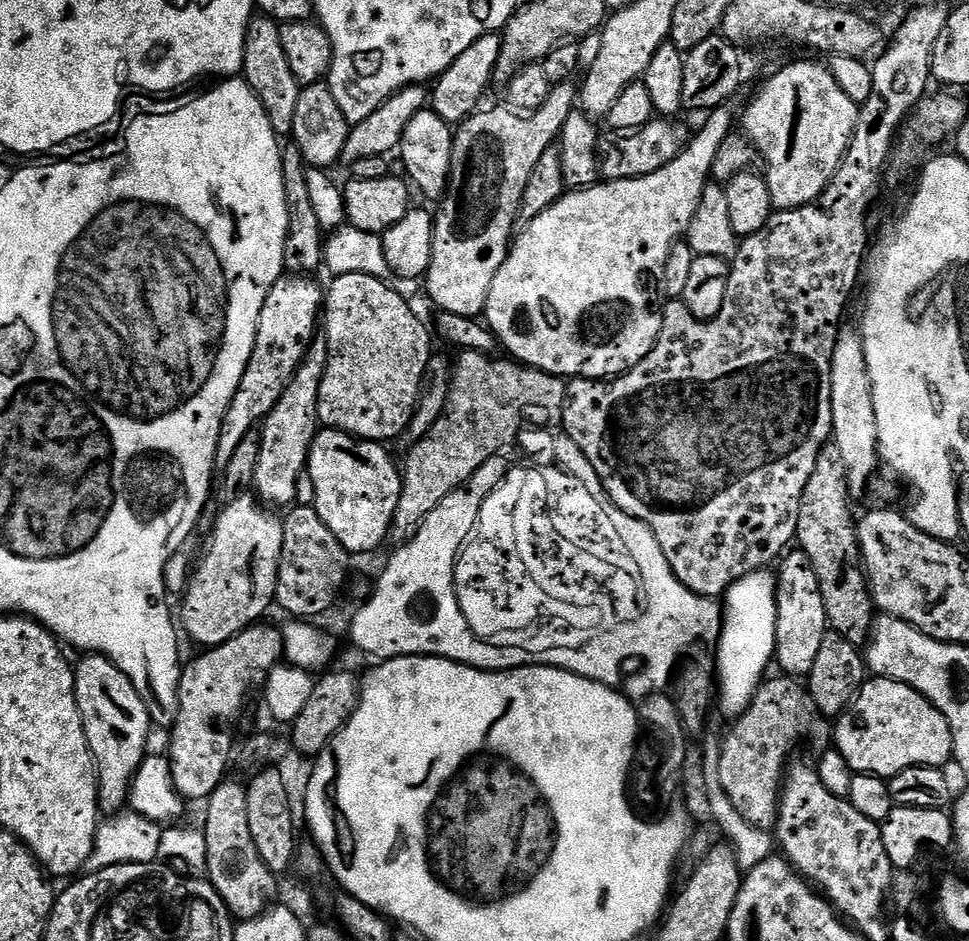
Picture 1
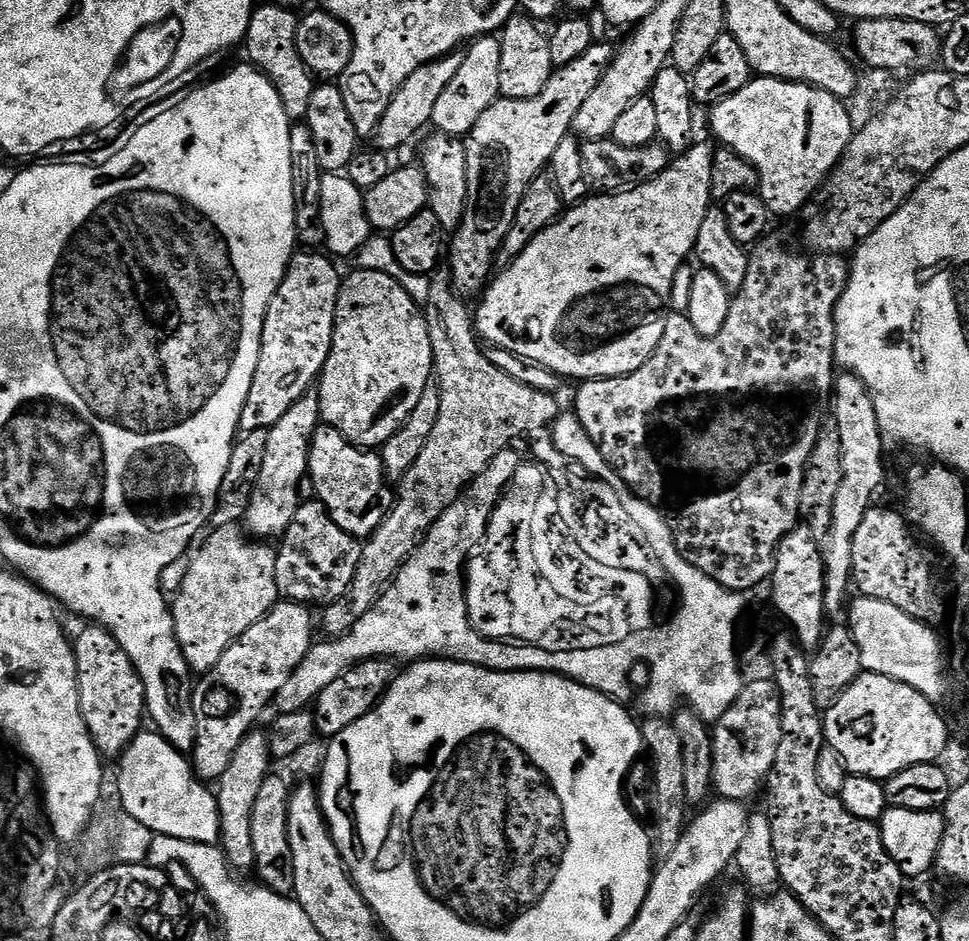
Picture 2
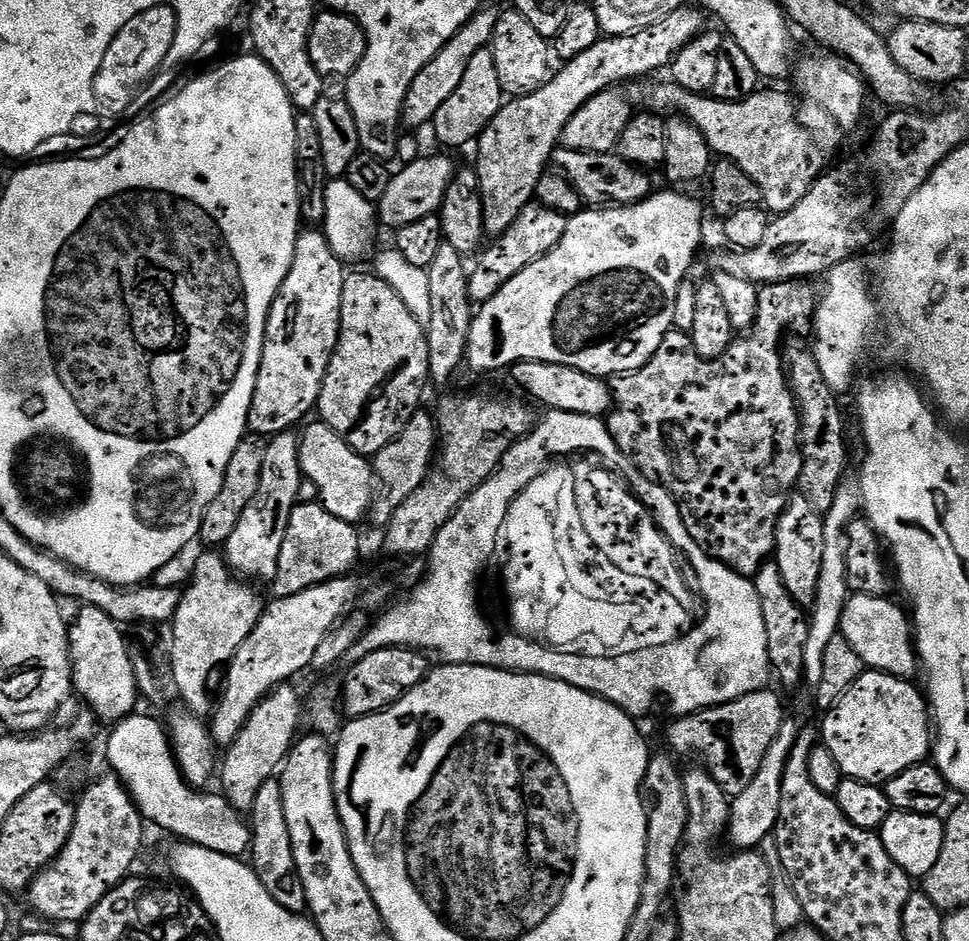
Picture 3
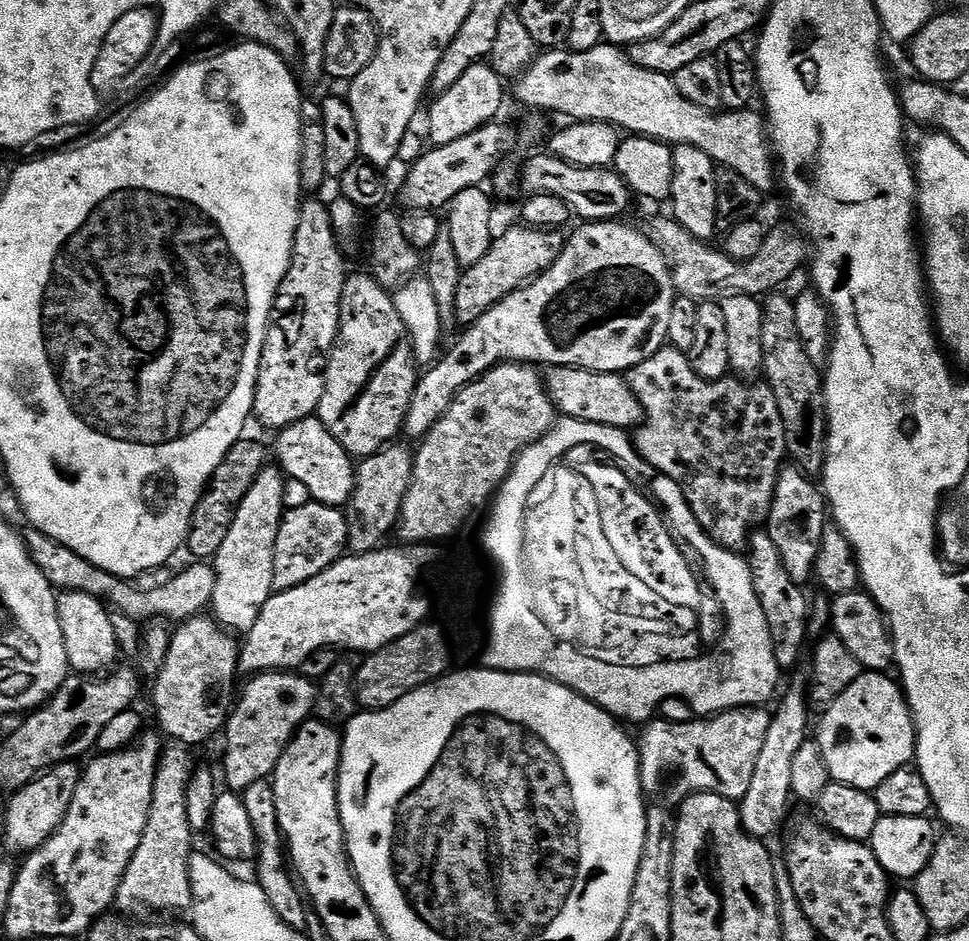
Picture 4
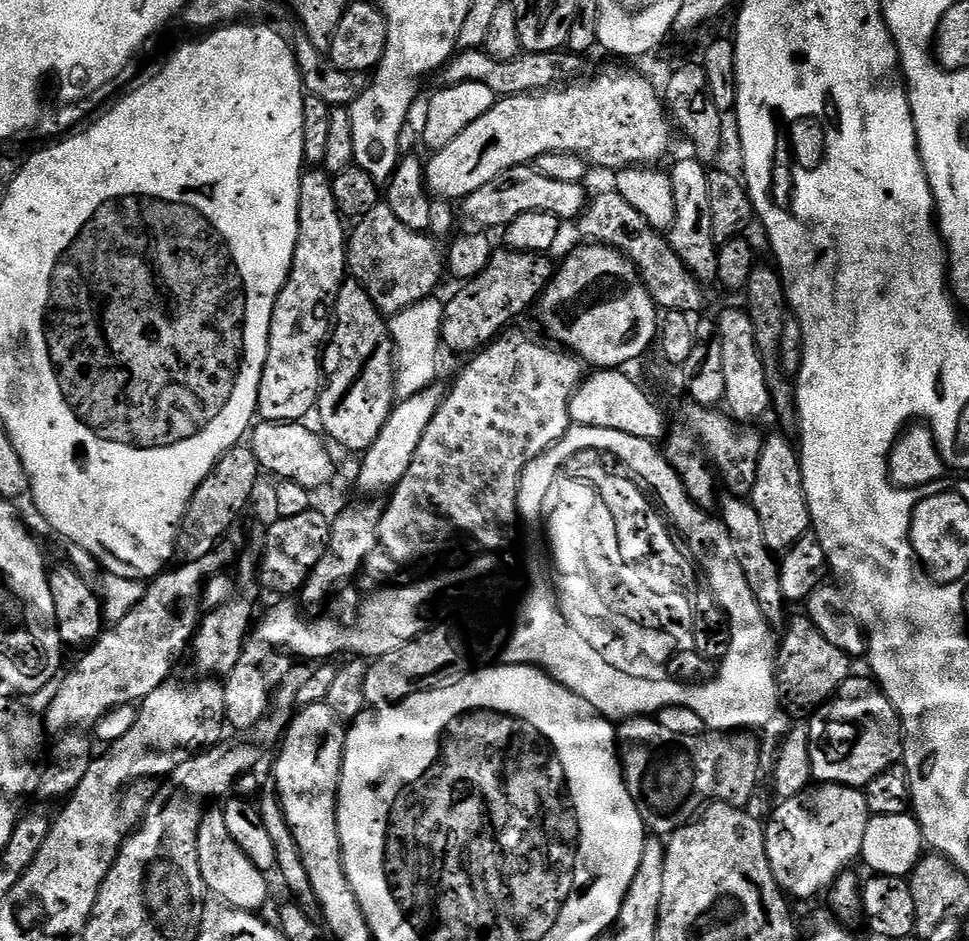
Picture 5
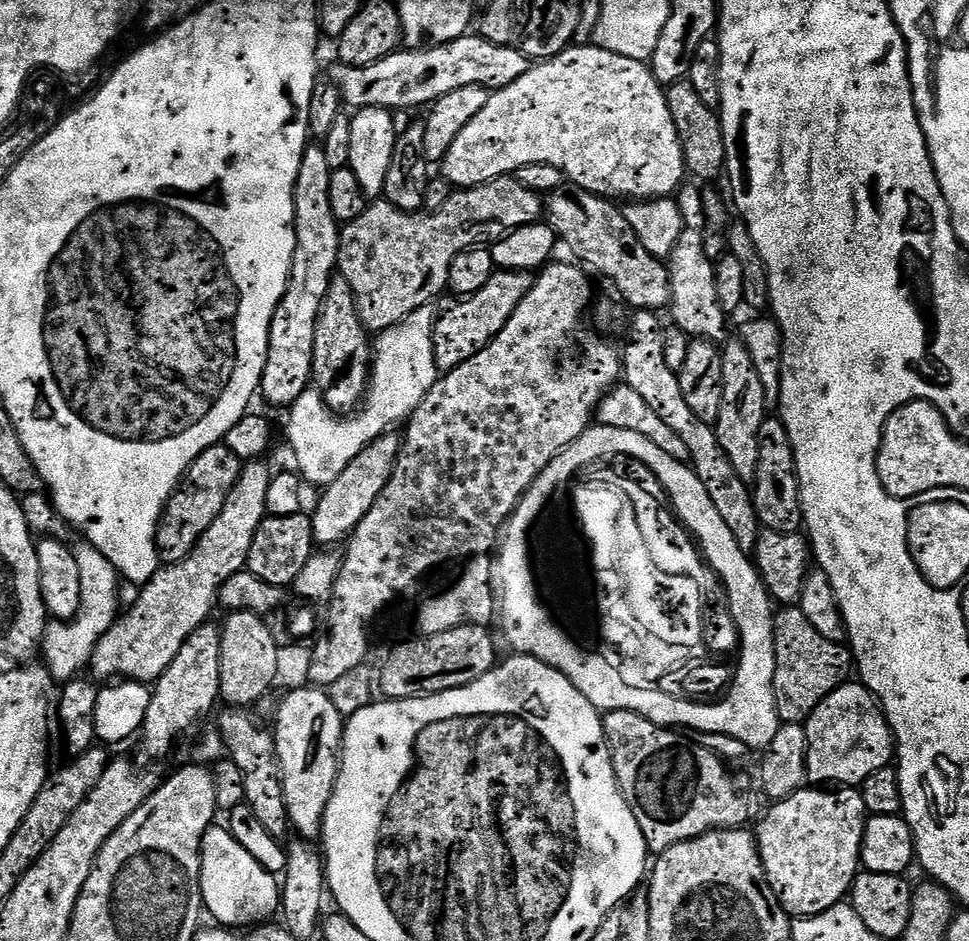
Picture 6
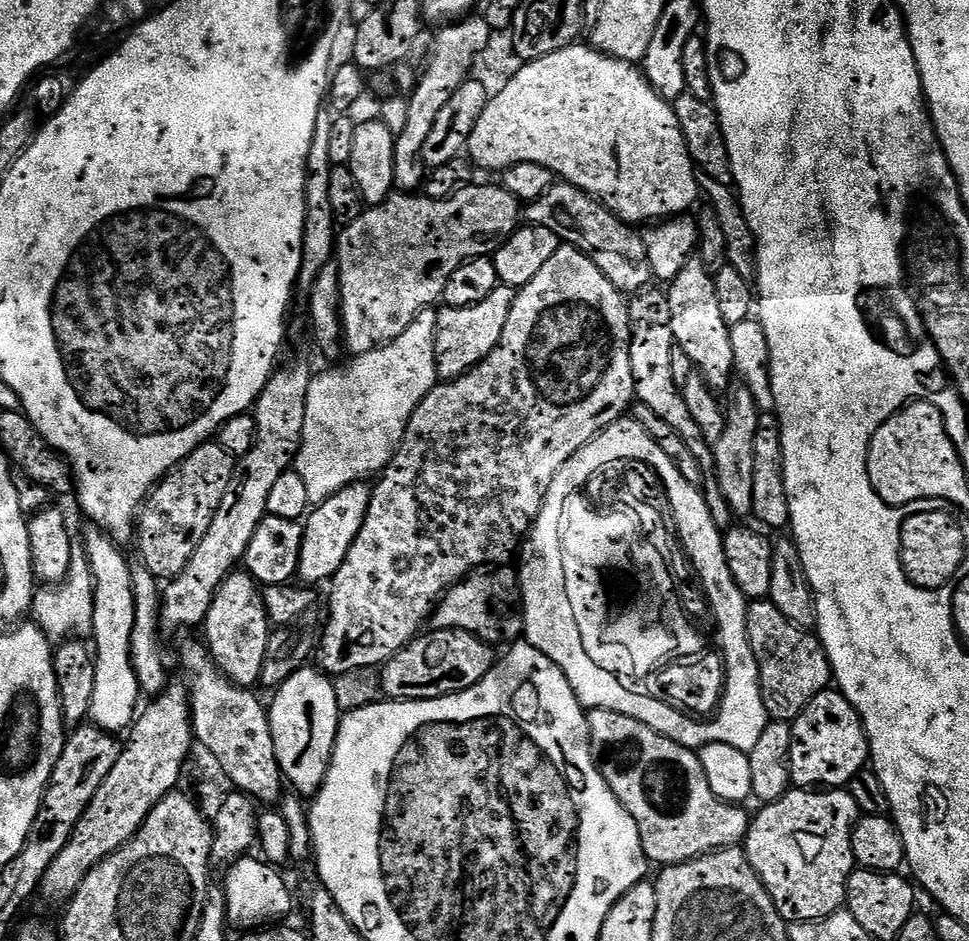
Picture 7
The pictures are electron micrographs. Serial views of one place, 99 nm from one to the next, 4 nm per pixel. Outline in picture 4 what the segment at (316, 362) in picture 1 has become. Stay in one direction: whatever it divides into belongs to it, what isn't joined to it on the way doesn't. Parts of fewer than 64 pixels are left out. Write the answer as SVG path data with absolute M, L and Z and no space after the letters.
M266 466L258 474L254 486L230 522L230 531L214 558L216 581L210 605L211 615L221 628L233 634L246 634L254 630L262 606L274 591L274 542L278 542L278 526L285 514L284 481L279 467Z

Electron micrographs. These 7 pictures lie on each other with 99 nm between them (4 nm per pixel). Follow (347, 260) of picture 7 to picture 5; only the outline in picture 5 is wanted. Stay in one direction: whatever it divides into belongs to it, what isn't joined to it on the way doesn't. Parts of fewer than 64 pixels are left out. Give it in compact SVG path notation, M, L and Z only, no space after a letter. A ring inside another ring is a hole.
M519 164L498 174L494 182L486 182L482 190L474 190L474 194L464 197L458 208L458 224L465 233L484 234L489 231L487 228L503 230L518 218L518 214L531 212L552 212L561 222L575 221L590 199L589 193L584 193L584 187L583 183L554 182L554 178L538 174L535 167ZM387 202L376 204L370 214L359 217L355 224L356 229L351 229L346 240L348 272L367 290L378 311L391 318L435 293L432 291L446 276L446 256L436 249L437 241L431 235L402 226Z

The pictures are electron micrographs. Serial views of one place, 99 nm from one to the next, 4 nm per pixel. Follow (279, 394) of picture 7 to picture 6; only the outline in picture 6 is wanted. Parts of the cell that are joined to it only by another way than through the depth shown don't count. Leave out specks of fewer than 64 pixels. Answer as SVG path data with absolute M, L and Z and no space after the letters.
M263 459L249 460L241 467L238 482L234 482L234 490L230 490L230 498L226 498L226 506L222 506L222 514L218 514L218 518L214 518L214 526L210 526L210 530L202 534L198 546L194 546L192 553L182 562L161 566L147 584L139 589L140 597L133 602L132 609L128 613L125 611L116 623L110 626L110 630L106 630L106 634L94 650L90 665L90 672L93 672L91 675L97 681L112 682L119 678L124 682L151 685L160 679L166 666L174 662L186 638L190 638L190 634L194 634L194 630L198 630L203 624L209 623L211 616L208 615L211 614L212 607L214 609L217 607L220 588L226 582L226 578L245 571L250 554L250 542L254 542L258 526L268 515L266 494L270 491L274 472L264 463Z

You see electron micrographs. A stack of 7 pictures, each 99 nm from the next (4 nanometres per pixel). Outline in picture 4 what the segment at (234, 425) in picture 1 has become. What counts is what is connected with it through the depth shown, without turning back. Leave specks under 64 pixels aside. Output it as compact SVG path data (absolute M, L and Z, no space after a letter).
M320 198L305 199L300 210L290 266L286 270L286 278L281 282L280 289L276 291L272 300L272 312L268 315L268 329L256 379L252 416L262 427L273 430L288 428L294 422L305 420L319 409L324 393L323 371L326 367L326 357L331 352L332 345L336 343L336 335L340 329L342 286L346 279L344 256L340 253L342 244L332 229L329 205L316 199Z

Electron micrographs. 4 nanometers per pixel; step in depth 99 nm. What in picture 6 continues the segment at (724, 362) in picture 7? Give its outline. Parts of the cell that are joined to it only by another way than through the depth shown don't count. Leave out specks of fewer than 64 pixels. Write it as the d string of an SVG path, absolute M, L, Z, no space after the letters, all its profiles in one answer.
M685 183L678 192L684 229L682 238L678 238L678 246L674 246L672 255L666 261L672 287L671 323L681 328L690 338L720 342L729 335L727 334L729 317L718 302L718 289L714 286L715 263L704 249L704 194L699 187L695 188L697 187L695 183L692 183L693 185L691 183Z

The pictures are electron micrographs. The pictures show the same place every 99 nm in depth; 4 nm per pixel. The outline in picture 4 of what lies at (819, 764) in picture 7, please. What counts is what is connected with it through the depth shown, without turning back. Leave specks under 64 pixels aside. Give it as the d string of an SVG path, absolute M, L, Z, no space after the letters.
M865 671L819 717L820 733L818 739L822 758L826 762L829 777L835 783L845 784L851 788L860 788L864 792L872 792L894 770L909 767L916 758L916 724L912 720L912 711L908 699L904 697L904 689L895 679L892 680L884 672Z

